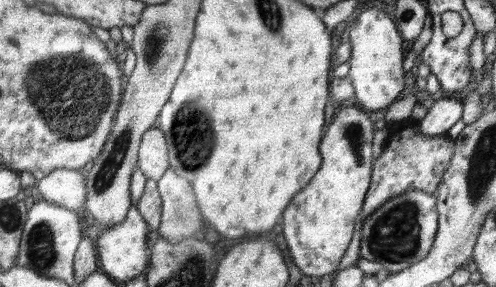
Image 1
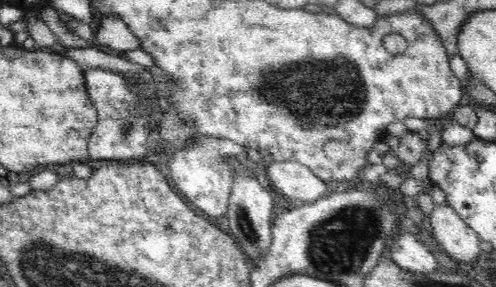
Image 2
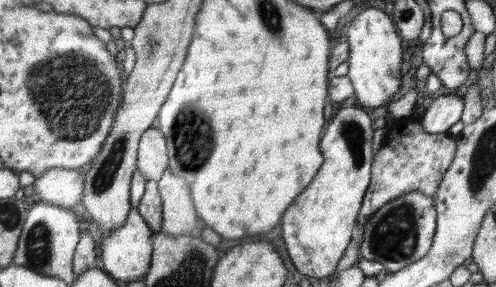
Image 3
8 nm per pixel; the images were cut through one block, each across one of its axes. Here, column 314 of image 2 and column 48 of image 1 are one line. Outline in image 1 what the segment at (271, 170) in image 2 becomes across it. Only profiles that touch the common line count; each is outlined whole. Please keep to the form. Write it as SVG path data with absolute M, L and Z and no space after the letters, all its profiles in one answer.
M53 170L35 182L39 198L81 214L85 210L85 176L75 170Z

